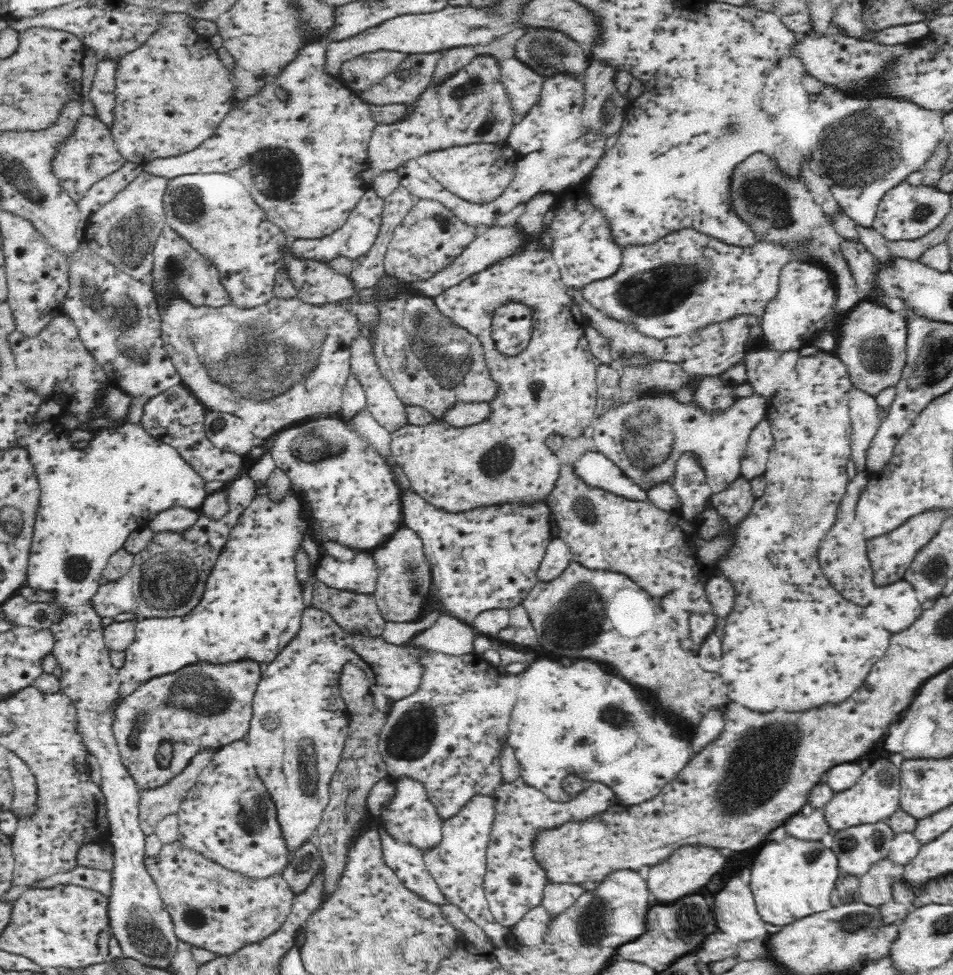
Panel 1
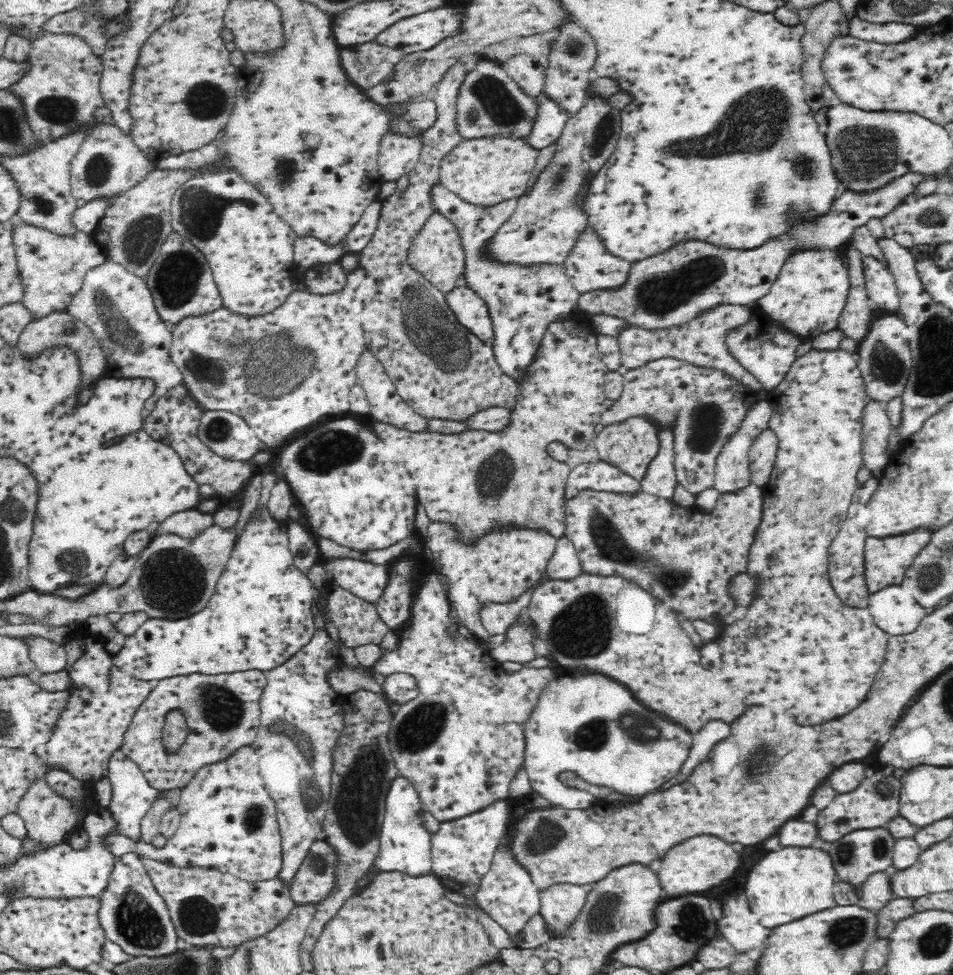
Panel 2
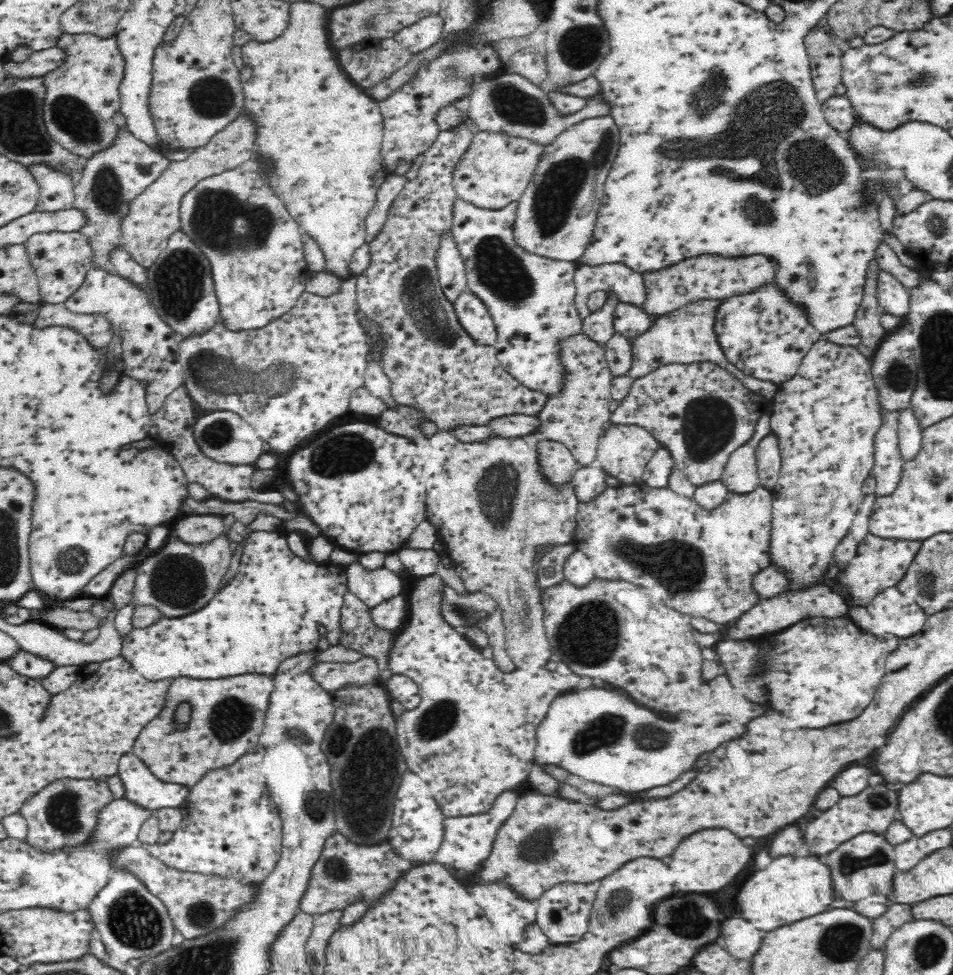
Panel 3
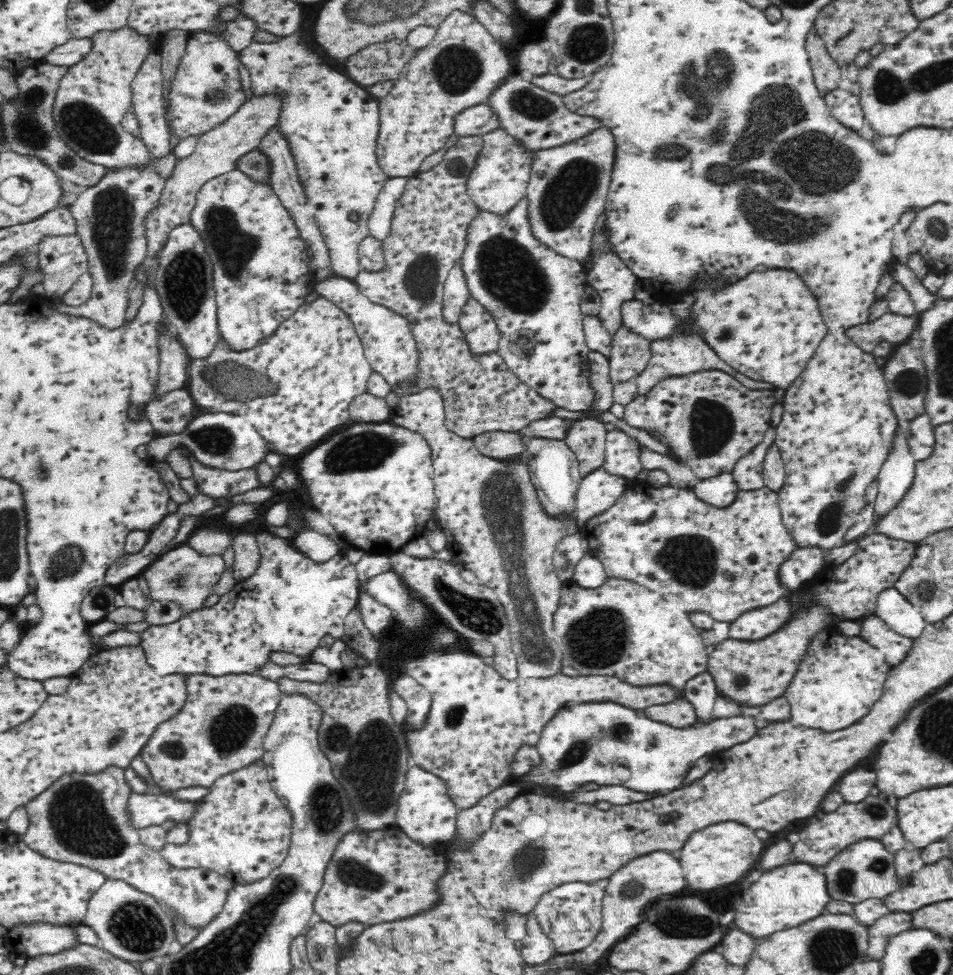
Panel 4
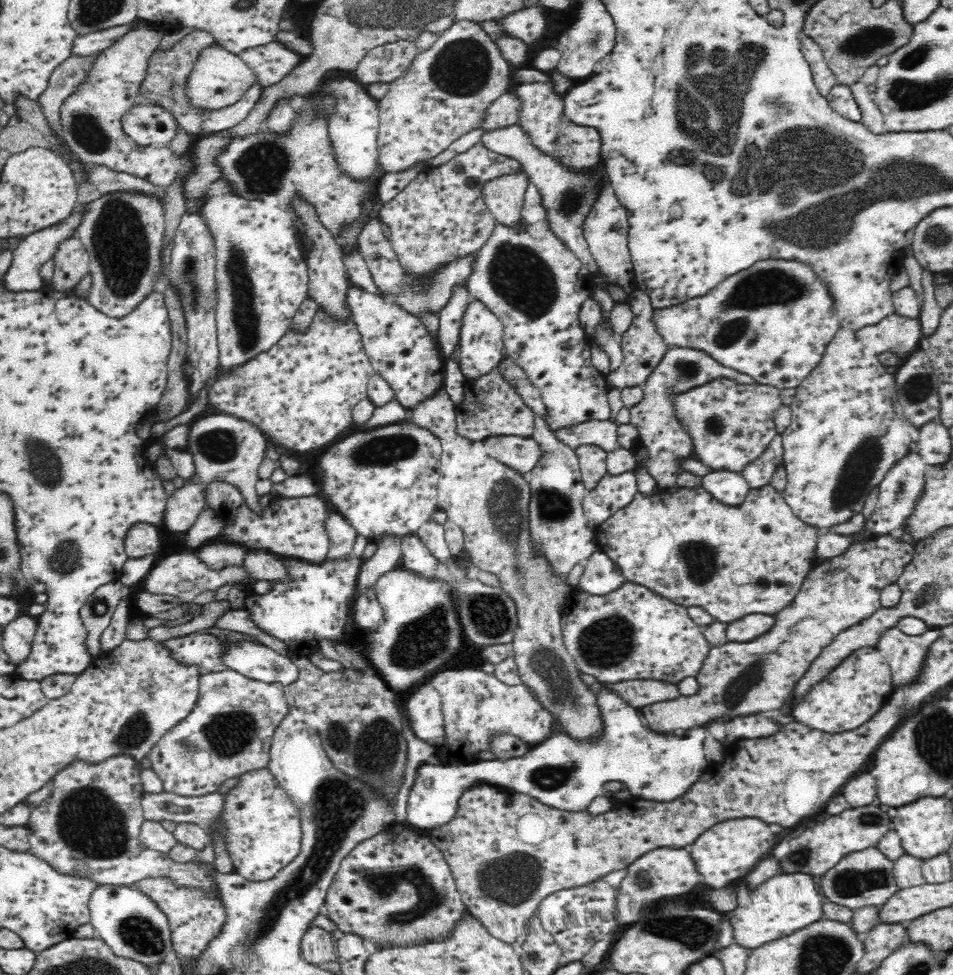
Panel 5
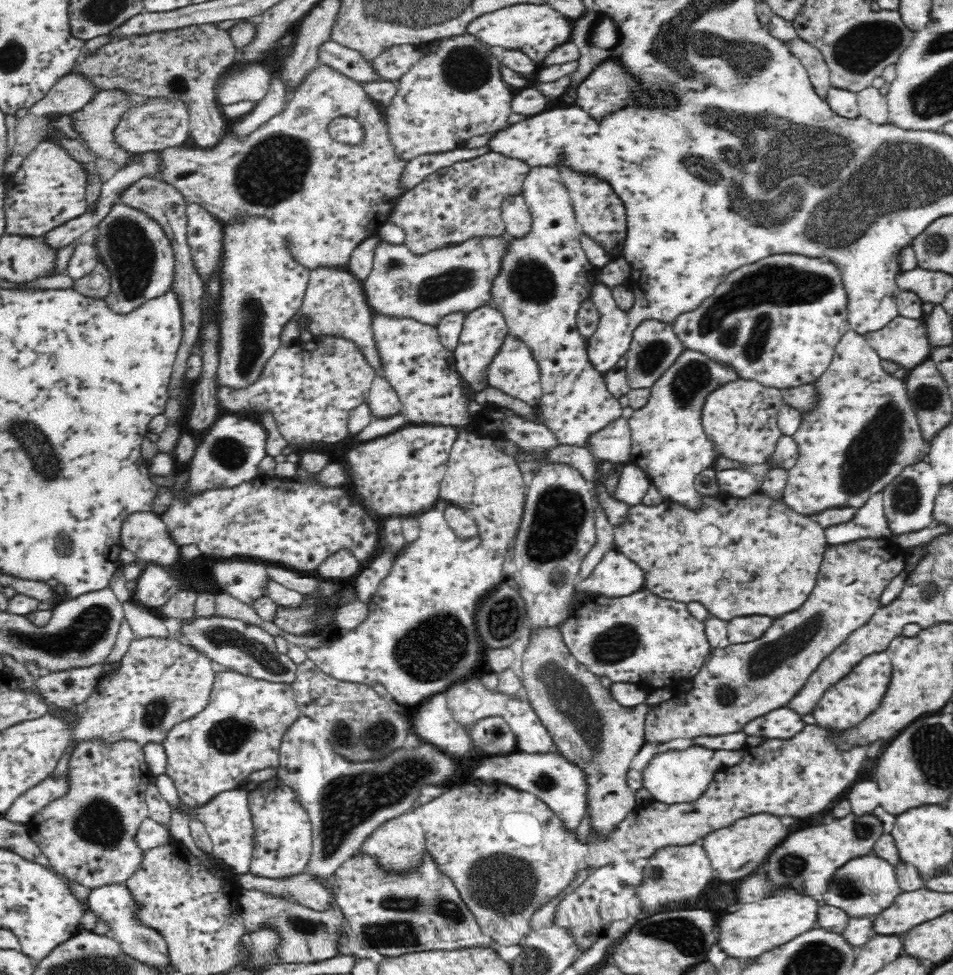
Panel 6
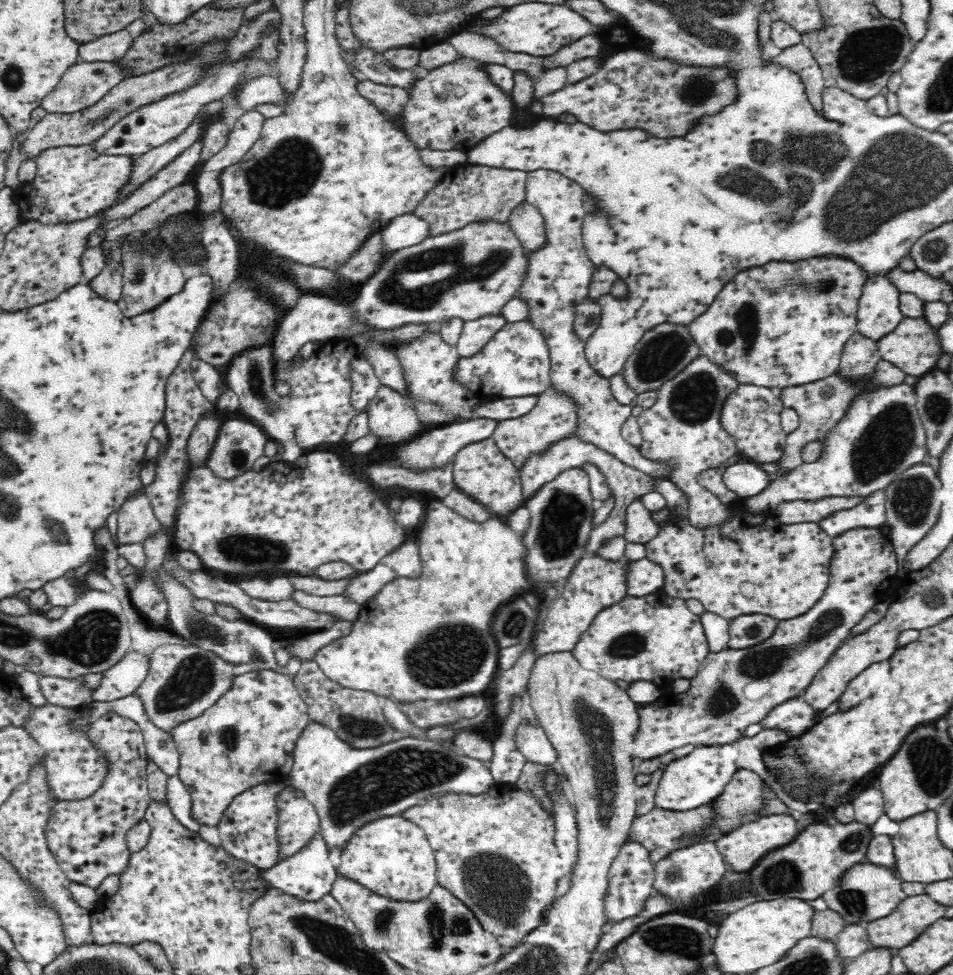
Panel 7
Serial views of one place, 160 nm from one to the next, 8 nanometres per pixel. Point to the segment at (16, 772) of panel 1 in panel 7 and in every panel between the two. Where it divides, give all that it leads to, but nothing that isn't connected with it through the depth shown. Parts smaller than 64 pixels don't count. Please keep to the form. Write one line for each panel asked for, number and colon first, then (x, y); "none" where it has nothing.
2: (48, 818)
3: (62, 814)
4: (81, 818)
5: (90, 824)
6: (88, 834)
7: (87, 838)

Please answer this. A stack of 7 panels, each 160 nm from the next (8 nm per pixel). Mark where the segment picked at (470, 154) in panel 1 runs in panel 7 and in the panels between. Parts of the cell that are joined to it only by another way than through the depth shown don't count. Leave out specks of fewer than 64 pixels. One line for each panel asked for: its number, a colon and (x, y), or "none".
2: (486, 171)
3: (496, 169)
4: (498, 180)
5: (503, 195)
6: (515, 214)
7: (525, 222)

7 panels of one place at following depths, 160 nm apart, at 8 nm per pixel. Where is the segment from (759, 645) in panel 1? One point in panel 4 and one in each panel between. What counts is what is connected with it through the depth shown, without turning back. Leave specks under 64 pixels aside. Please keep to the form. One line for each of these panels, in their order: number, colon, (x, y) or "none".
2: (799, 649)
3: (826, 670)
4: (836, 428)

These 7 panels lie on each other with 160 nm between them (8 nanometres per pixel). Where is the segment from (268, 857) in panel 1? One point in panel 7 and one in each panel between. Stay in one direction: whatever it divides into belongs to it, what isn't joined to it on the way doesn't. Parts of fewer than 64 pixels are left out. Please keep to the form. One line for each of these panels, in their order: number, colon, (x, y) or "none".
2: (228, 821)
3: (231, 826)
4: (240, 829)
5: (259, 826)
6: (281, 838)
7: (297, 823)

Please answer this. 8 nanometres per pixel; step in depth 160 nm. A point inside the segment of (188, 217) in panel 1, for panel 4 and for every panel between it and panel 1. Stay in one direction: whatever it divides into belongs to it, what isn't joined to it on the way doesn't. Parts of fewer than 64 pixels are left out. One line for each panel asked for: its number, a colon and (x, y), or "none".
2: (249, 248)
3: (254, 246)
4: (261, 275)

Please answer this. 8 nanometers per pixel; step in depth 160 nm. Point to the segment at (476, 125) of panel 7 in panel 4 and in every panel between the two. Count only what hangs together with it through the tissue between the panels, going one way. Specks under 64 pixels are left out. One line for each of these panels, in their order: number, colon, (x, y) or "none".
4: (464, 63)
5: (443, 94)
6: (456, 91)

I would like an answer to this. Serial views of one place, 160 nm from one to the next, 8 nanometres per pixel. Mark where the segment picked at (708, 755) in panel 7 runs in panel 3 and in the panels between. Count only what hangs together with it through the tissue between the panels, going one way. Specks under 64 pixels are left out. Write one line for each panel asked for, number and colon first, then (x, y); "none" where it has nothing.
3: (599, 733)
4: (604, 742)
5: (564, 772)
6: (676, 776)

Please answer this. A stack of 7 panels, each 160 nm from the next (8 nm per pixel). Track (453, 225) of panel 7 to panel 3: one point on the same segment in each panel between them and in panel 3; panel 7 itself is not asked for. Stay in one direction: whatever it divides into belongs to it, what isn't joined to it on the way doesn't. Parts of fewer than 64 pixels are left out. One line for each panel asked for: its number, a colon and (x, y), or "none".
3: (434, 366)
4: (480, 394)
5: (440, 217)
6: (460, 202)

